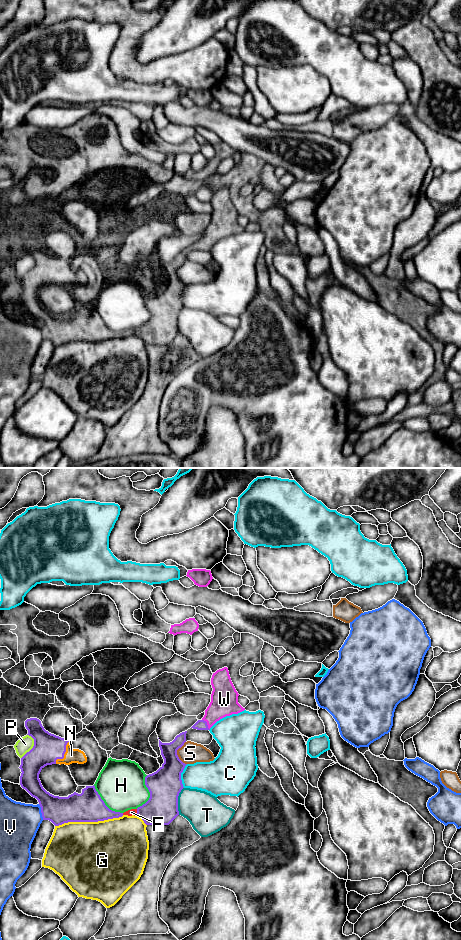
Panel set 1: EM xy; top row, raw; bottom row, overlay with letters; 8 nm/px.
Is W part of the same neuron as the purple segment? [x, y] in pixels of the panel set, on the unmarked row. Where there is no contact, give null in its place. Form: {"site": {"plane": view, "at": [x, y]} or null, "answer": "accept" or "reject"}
{"site": {"plane": "xy", "at": [206, 244]}, "answer": "accept"}

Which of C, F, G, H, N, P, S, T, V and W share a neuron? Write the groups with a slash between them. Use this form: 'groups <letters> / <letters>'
groups C / F N W / G / H / P / S / T / V

